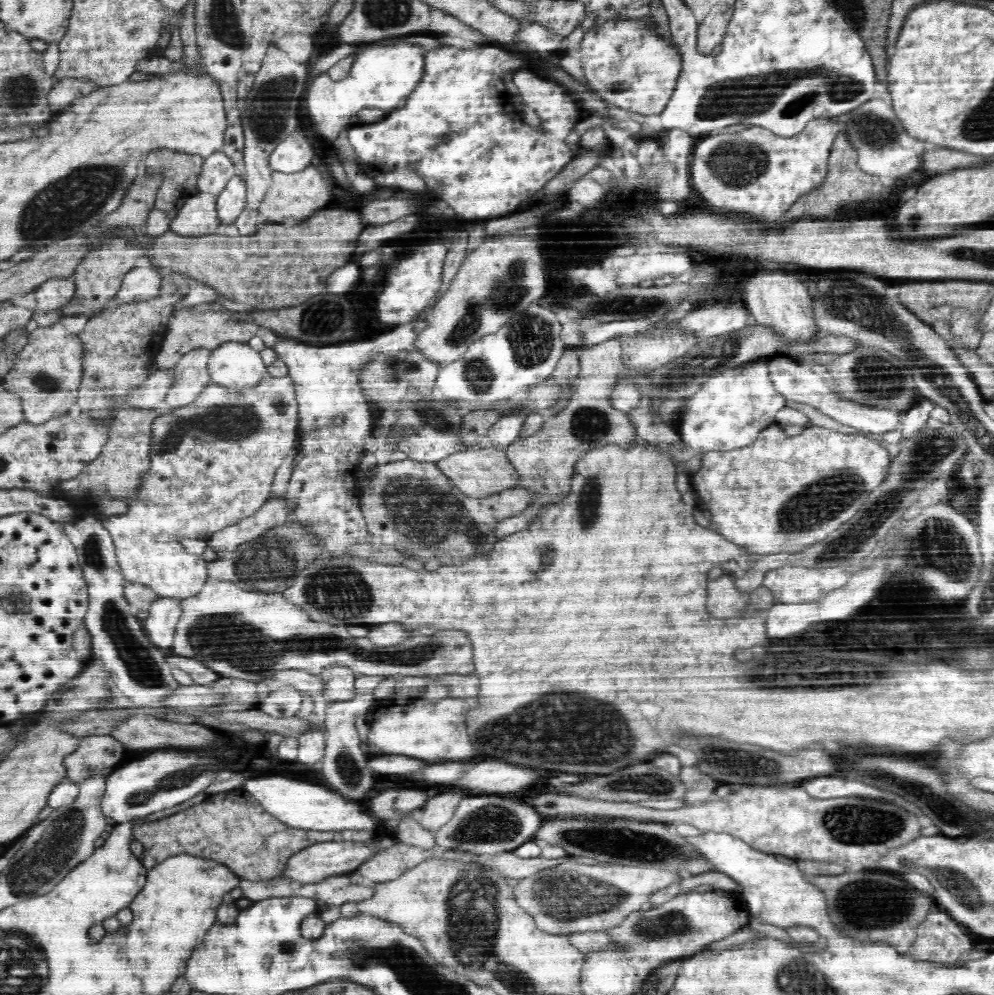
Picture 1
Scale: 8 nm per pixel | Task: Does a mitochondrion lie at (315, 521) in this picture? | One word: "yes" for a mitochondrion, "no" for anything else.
yes

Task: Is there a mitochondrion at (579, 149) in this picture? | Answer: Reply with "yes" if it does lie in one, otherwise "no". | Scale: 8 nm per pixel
no

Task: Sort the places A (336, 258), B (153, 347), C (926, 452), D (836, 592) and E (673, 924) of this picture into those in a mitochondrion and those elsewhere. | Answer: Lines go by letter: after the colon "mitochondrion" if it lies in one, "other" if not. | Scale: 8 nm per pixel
A: other
B: other
C: mitochondrion
D: other
E: mitochondrion

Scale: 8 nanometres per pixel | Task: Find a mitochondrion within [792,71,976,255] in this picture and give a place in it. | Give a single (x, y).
(879, 134)

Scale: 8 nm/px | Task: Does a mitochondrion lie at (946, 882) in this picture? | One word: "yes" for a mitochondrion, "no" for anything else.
no

